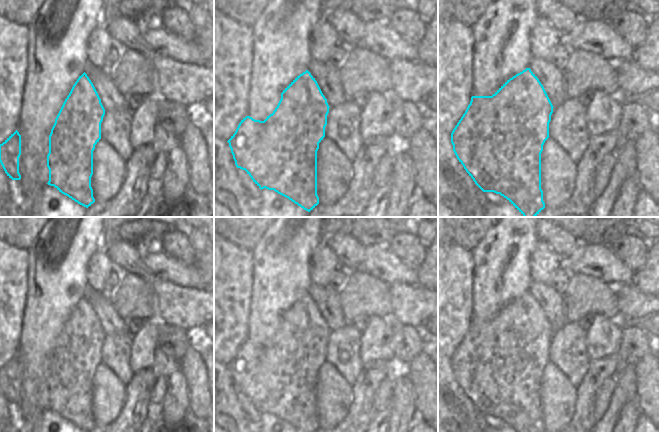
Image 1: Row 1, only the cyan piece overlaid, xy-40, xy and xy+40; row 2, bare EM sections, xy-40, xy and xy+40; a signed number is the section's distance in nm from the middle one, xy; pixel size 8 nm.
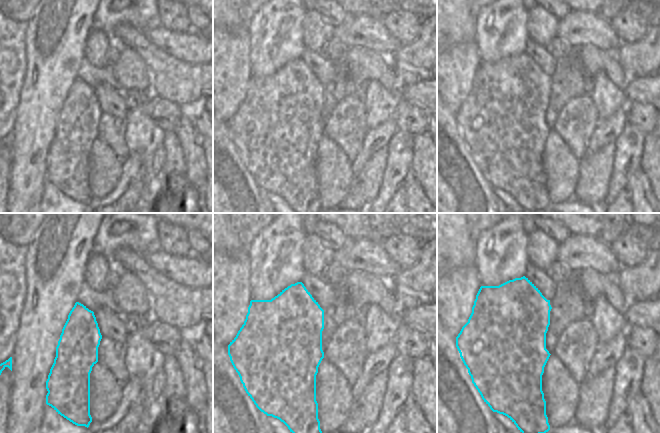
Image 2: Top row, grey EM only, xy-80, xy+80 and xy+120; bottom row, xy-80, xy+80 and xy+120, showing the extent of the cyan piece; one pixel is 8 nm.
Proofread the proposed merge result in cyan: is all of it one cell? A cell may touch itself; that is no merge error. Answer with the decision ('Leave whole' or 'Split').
Split

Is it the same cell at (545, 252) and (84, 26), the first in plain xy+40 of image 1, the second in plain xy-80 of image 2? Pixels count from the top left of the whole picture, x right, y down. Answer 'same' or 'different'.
different

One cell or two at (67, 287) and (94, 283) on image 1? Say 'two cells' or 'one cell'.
two cells

